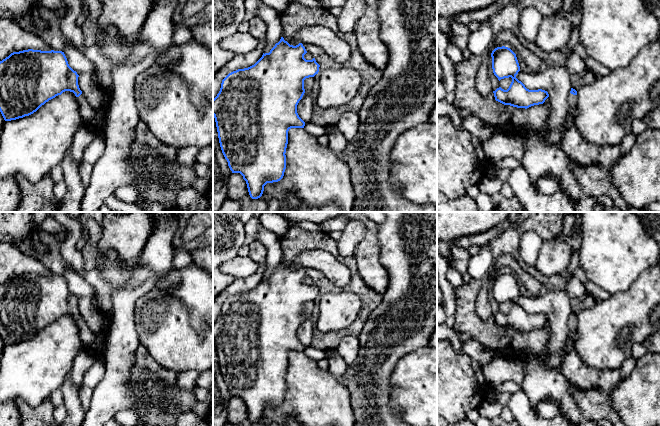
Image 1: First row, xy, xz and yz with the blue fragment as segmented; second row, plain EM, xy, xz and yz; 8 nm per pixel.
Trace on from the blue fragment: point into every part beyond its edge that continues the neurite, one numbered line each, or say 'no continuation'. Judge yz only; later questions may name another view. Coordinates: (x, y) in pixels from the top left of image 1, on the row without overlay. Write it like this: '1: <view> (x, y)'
1: yz (572, 323)

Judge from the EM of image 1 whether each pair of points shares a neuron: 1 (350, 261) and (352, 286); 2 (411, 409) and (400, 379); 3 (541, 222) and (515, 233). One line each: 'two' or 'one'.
1: one
2: one
3: one

